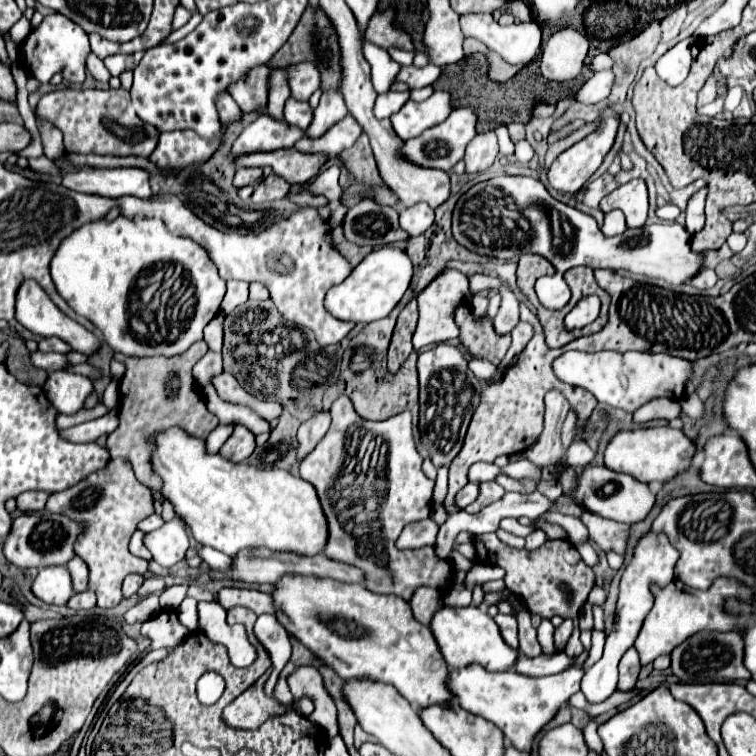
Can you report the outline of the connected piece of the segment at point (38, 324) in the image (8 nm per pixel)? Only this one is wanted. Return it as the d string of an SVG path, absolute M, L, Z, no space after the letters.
M25 281L21 293L17 293L17 321L29 331L39 333L41 337L59 337L61 341L71 345L73 351L81 351L87 357L93 357L97 351L101 351L103 345L103 341L95 333L87 331L83 325L75 323L65 313L61 313L59 307L49 299L49 295L45 295L45 291L41 291L41 287L33 281Z

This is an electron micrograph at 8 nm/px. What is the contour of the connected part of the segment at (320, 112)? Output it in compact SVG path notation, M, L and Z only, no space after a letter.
M339 91L323 93L321 101L319 101L319 107L313 111L313 121L307 127L305 135L311 137L311 139L317 139L317 137L325 135L325 131L329 131L329 127L333 127L343 117L345 117L343 95Z

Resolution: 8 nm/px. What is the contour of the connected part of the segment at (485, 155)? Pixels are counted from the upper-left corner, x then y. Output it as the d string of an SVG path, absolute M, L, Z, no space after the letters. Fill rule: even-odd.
M493 129L487 133L475 135L475 139L469 143L465 153L467 173L479 173L489 169L497 153L499 153L499 145L497 145L497 135Z

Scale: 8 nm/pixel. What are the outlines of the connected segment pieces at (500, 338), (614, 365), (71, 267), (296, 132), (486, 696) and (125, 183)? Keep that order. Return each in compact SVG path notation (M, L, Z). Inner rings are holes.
M459 303L455 309L455 323L461 331L459 343L465 347L469 357L487 359L493 365L501 363L511 345L511 335L499 335L493 327L493 319L475 317L469 303Z
M567 351L559 355L555 361L555 371L559 381L575 387L583 387L593 393L601 403L607 403L615 409L623 409L627 413L635 413L641 405L667 397L667 399L683 399L685 385L693 379L693 363L669 353L649 353L649 351L627 351L615 353L605 351L605 355Z
M117 217L115 221L107 223L103 219L99 219L99 223L87 223L81 229L75 231L75 235L69 239L65 239L65 243L61 243L61 247L55 253L55 259L51 261L51 277L53 283L57 287L57 291L61 293L61 297L69 303L69 307L77 313L87 317L103 335L105 343L113 349L119 351L123 355L129 357L151 357L151 355L165 355L165 357L173 357L179 355L183 351L187 351L195 341L203 339L203 329L205 325L219 313L221 309L221 301L225 297L225 281L219 277L219 271L215 267L215 263L209 259L207 251L193 239L187 237L177 237L173 235L161 221L155 223L155 219L125 219L125 217ZM153 263L176 263L182 265L190 275L192 285L195 287L195 312L190 318L187 326L180 336L173 342L167 345L162 342L155 346L149 343L137 341L134 335L129 335L129 319L125 319L125 310L129 303L129 294L135 285L138 275L142 271L153 267Z
M261 113L255 123L251 123L233 143L231 155L233 159L259 153L259 151L279 151L279 149L291 149L297 139L301 139L303 131L299 127L293 127L289 123L275 121L269 117L269 113Z
M465 667L461 671L449 673L449 689L455 693L461 707L473 715L493 721L519 751L531 753L535 737L539 731L557 715L557 711L567 705L569 697L579 691L585 671L575 667L573 671L563 671L549 677L525 677L515 671L491 673L483 667Z
M115 167L115 169L83 169L79 173L65 173L63 185L91 195L103 197L149 197L149 171L137 167Z

